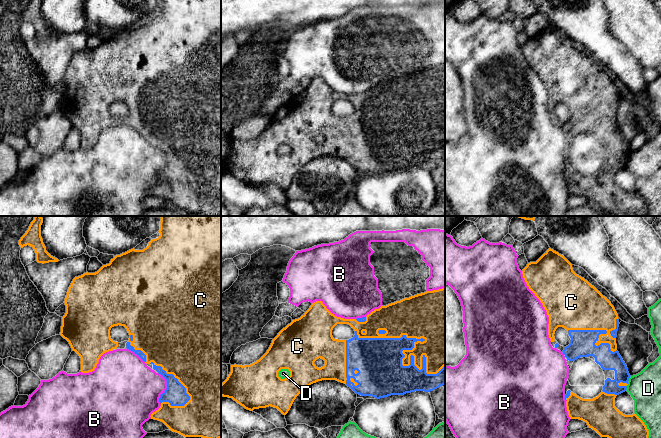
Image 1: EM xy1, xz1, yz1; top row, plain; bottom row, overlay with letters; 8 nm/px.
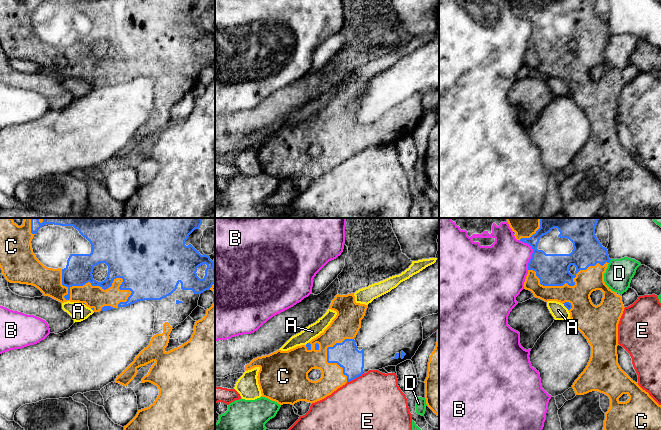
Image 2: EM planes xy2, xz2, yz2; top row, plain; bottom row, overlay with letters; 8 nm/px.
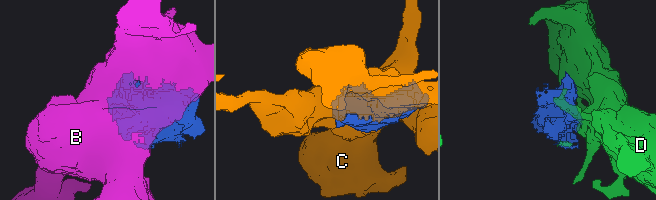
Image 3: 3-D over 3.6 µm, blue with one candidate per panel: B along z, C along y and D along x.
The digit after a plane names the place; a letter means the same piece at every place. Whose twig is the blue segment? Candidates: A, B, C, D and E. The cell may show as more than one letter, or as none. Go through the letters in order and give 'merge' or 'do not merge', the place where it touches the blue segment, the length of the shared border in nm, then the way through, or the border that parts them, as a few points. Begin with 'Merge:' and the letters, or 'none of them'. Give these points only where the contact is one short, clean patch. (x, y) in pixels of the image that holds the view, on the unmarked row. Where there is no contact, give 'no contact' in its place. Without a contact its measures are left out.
Merge: C
A: do not merge | yz2 (565, 82) | 70 nm | along yz2 (563, 79), (568, 85)
B: do not merge | yz2 (533, 28) | 260 nm
C: merge | xz1 (404, 132) | 800 nm
D: do not merge | yz1 (628, 156) | 70 nm
E: do not merge | xz2 (354, 154) | 150 nm

